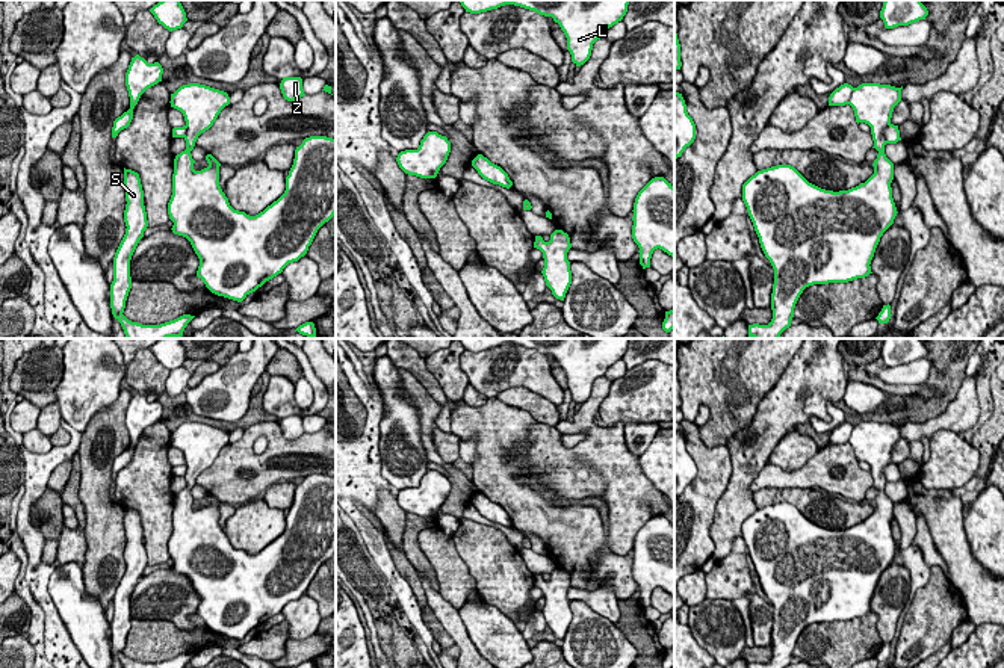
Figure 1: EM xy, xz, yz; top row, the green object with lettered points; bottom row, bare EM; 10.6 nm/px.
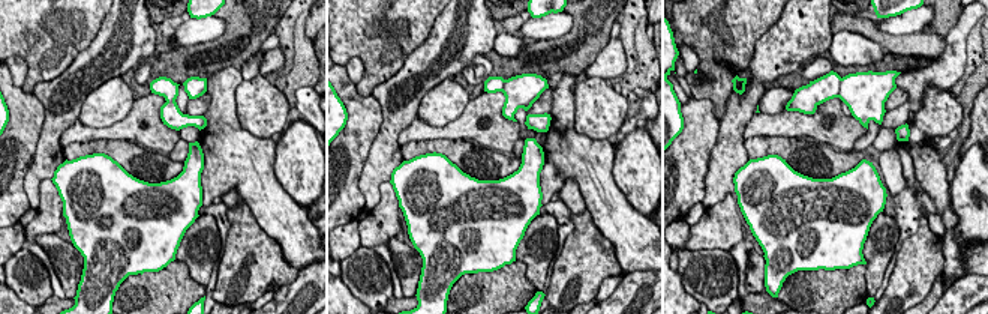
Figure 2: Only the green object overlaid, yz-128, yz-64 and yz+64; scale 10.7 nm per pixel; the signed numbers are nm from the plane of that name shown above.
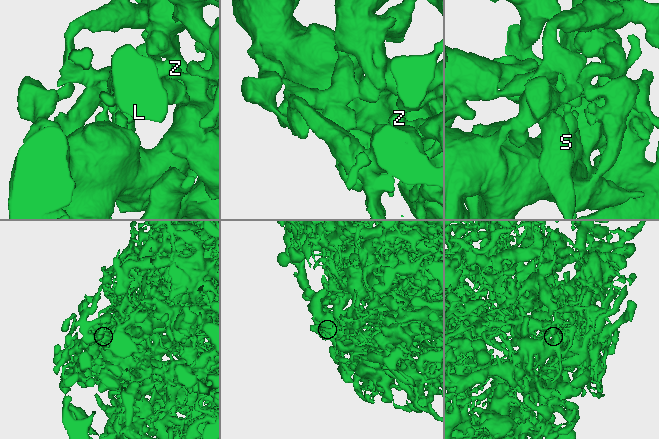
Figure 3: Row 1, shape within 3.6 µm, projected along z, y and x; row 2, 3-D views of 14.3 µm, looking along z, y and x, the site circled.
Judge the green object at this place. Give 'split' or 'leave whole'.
leave whole

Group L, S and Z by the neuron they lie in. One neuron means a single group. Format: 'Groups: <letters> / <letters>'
Groups: L S Z

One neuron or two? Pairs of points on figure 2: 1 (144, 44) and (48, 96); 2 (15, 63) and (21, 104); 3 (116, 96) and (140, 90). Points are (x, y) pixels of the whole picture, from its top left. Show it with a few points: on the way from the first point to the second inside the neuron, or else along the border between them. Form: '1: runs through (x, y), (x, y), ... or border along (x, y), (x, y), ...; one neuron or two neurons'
1: runs through (120, 45), (72, 87); one neuron
2: border along (15, 84), (21, 87); two neurons
3: border along (126, 83), (134, 99); two neurons

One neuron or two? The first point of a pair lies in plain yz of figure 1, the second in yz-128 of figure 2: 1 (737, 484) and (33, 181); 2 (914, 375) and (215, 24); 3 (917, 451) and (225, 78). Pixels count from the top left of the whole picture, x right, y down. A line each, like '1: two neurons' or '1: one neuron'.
1: one neuron
2: one neuron
3: one neuron

